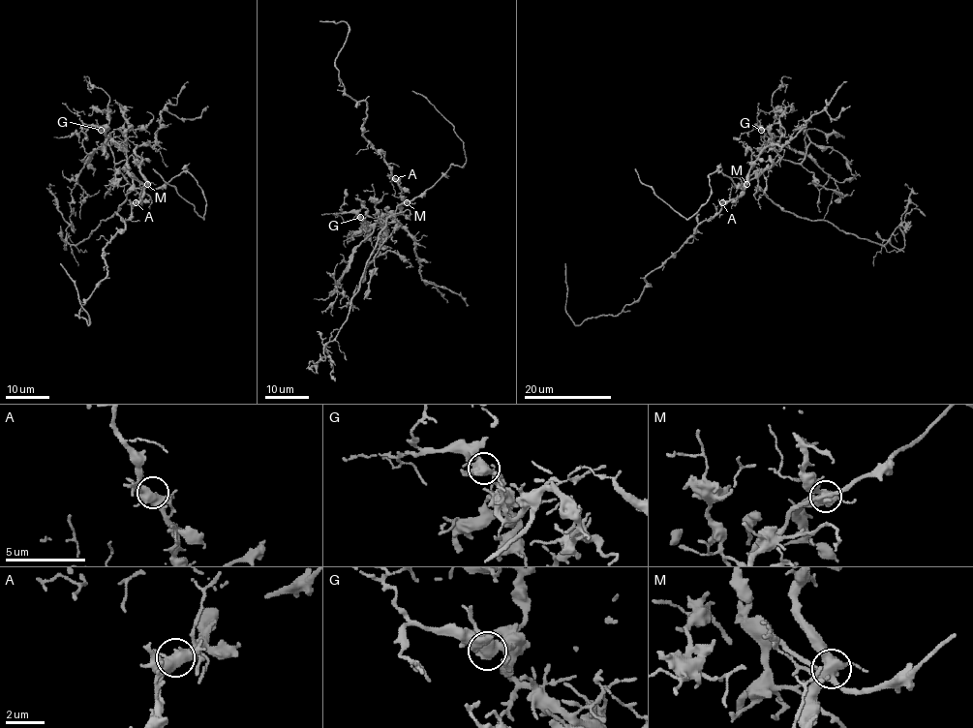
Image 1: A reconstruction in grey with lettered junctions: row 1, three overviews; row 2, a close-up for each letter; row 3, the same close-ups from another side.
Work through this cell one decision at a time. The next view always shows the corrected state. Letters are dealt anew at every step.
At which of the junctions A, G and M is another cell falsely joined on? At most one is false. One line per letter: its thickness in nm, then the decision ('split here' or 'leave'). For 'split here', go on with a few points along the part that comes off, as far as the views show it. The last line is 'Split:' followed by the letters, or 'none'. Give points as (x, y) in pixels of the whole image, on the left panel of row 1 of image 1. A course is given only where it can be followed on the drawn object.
A: 480 nm thick; leave
G: 480 nm thick; leave
M: 480 nm thick; split here; foreign part runs (147, 184), (124, 227), (104, 248), (106, 275), (76, 315), (88, 324), (76, 283), (60, 263)
Split: M

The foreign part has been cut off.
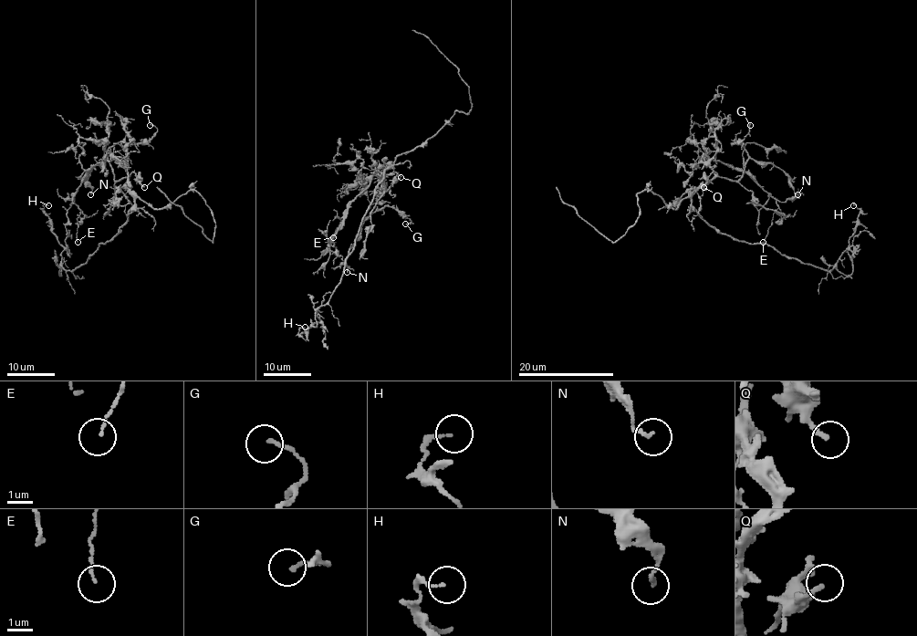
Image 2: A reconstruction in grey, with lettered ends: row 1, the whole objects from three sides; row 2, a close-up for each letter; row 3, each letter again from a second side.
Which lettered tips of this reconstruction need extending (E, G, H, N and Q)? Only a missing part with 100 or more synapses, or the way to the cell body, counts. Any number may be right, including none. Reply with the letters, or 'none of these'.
none of these

